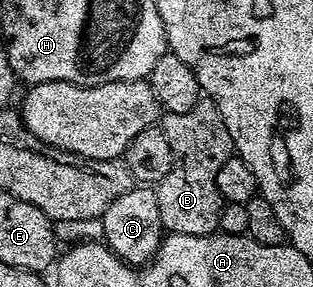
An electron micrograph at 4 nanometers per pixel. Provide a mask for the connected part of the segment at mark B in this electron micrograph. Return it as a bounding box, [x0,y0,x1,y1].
[155,101,233,235]

